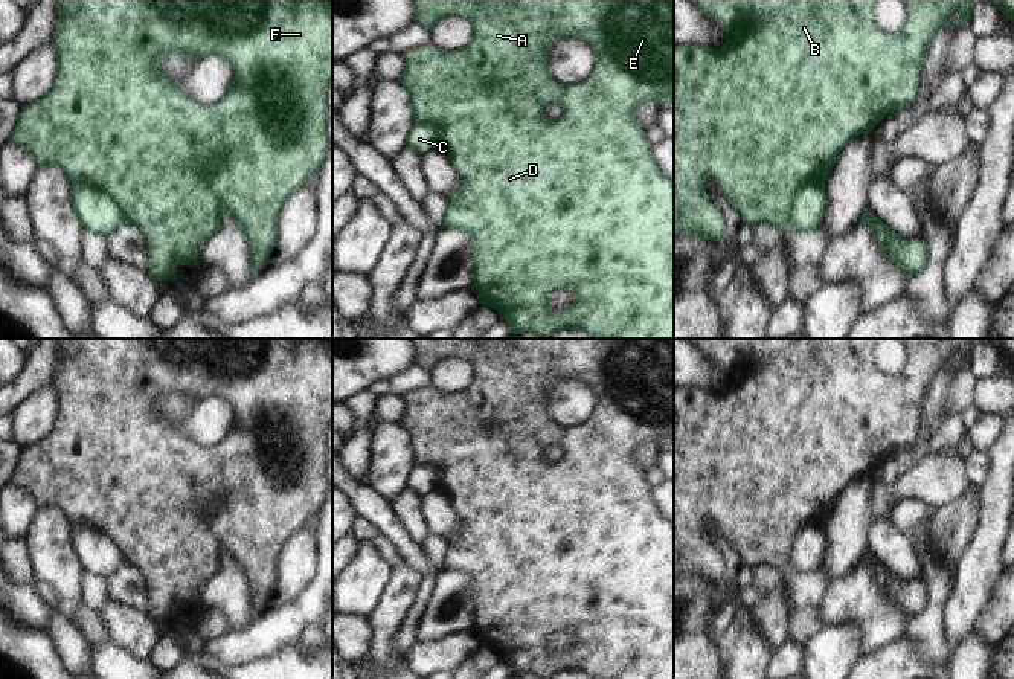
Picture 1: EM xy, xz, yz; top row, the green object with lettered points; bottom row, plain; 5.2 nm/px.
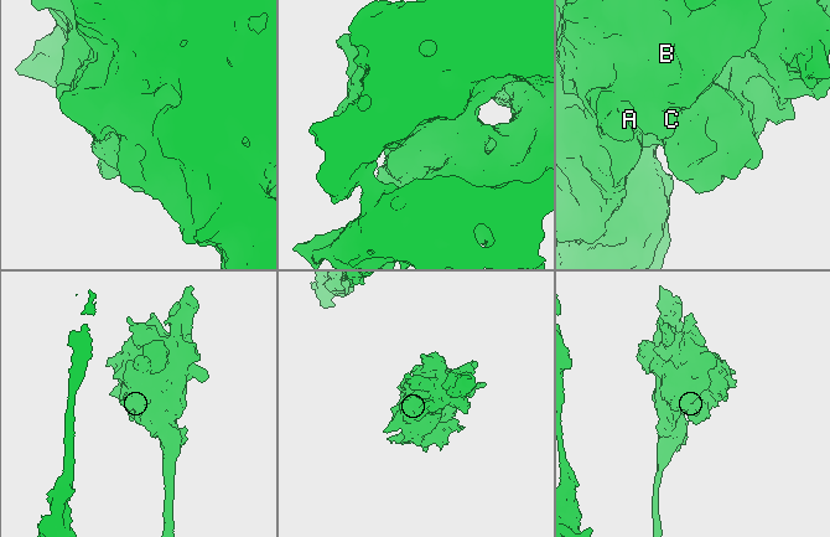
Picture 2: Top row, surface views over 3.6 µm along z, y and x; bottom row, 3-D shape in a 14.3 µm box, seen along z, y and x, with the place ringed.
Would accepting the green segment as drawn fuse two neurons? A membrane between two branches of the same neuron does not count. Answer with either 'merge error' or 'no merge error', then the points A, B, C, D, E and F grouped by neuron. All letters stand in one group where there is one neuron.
merge error; groups A B D E F / C

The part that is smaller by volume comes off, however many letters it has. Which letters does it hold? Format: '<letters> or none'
C

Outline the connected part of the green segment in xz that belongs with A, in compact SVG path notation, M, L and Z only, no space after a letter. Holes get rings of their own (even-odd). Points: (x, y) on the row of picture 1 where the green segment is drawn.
M410 0L413 21L430 31L435 23L450 14L465 17L473 24L473 40L459 50L441 50L424 44L406 50L401 58L404 72L398 81L409 92L415 124L432 122L441 137L436 143L448 154L453 166L460 172L465 185L445 200L442 227L465 230L473 249L471 290L479 304L494 308L512 334L531 331L546 339L547 336L575 330L584 331L592 339L674 339L674 182L663 175L651 154L651 146L643 137L643 128L636 119L636 110L647 101L666 104L674 98L674 0ZM572 37L592 44L596 64L589 78L578 84L560 84L547 73L549 44L554 38ZM549 104L563 107L558 121L549 121L543 111ZM557 288L570 288L573 304L552 313L547 296Z

